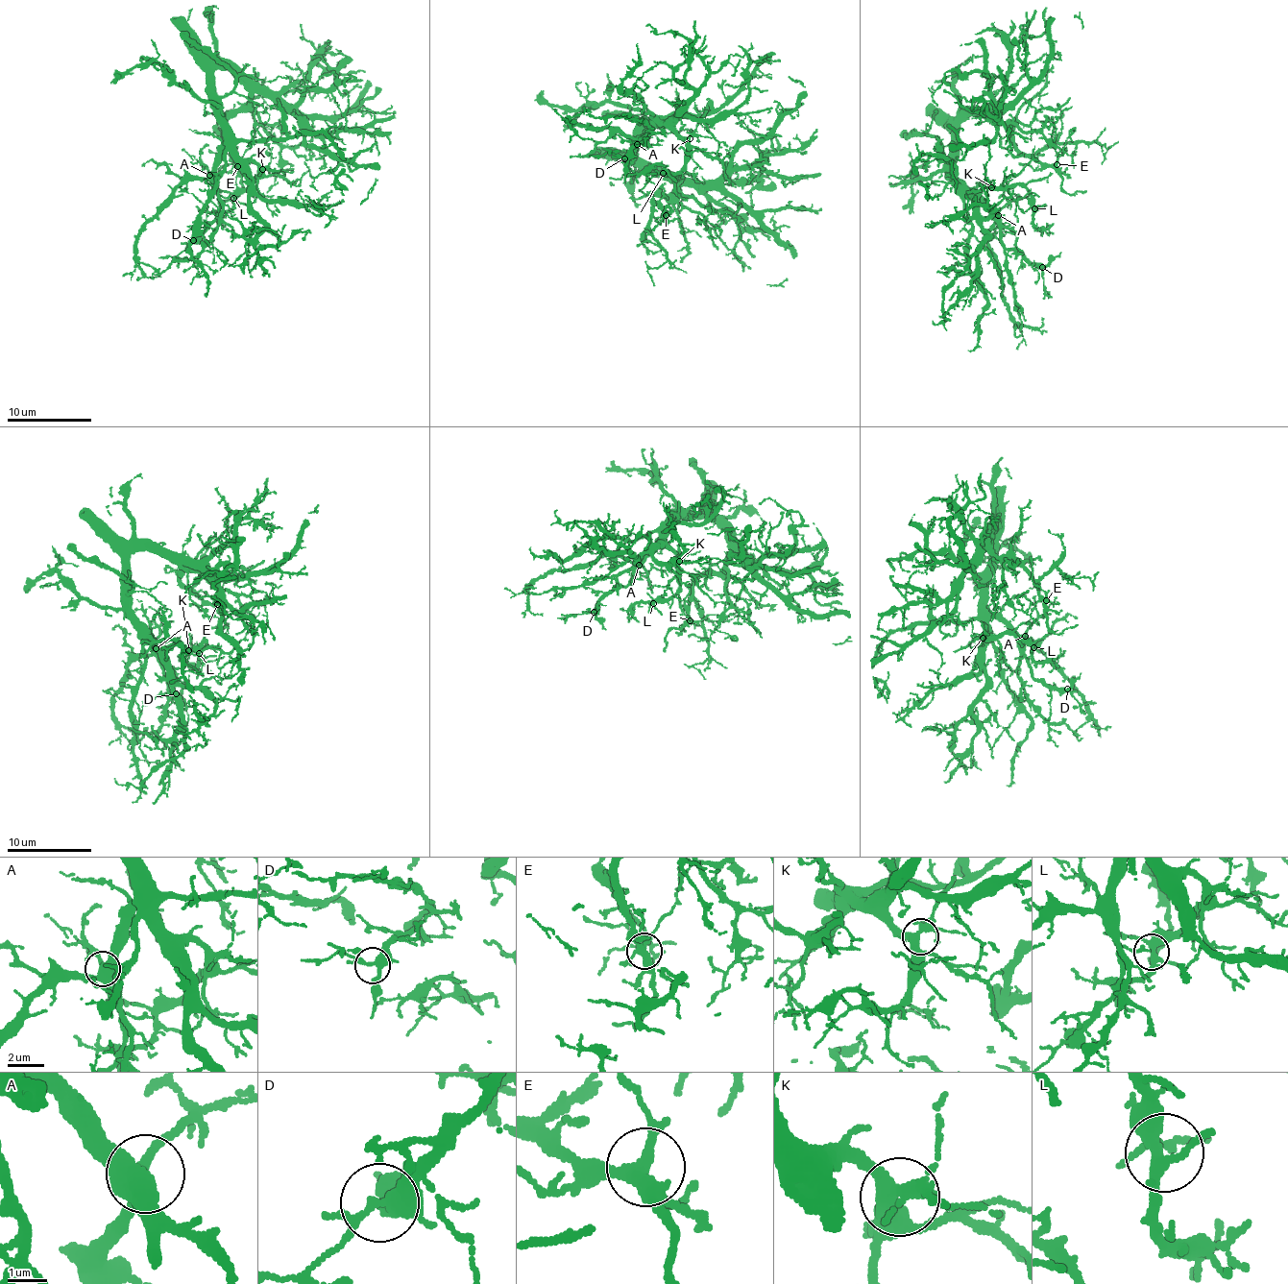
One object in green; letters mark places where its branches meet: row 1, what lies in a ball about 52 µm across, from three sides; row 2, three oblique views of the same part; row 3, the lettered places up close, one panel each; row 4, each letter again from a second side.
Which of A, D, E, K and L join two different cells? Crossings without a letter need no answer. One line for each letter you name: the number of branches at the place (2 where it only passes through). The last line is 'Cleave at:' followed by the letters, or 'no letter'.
Cleave at: no letter

